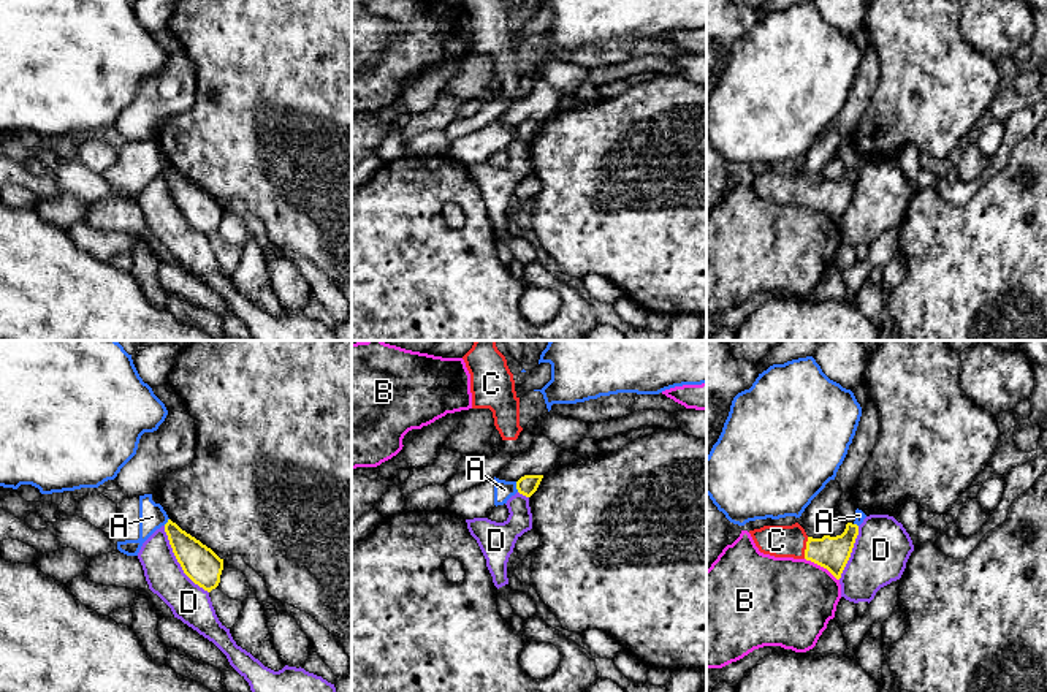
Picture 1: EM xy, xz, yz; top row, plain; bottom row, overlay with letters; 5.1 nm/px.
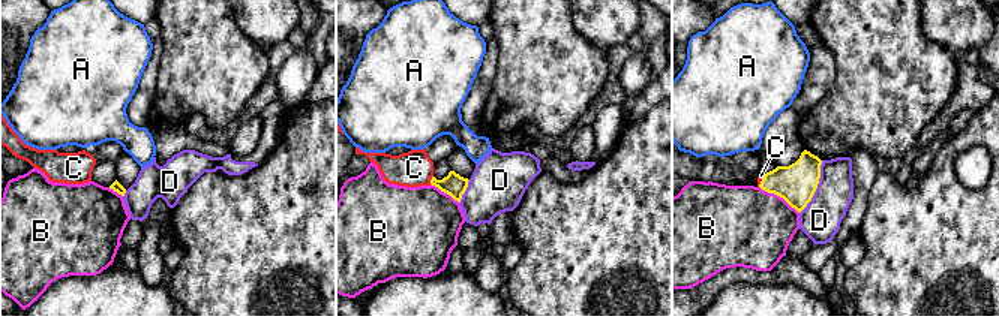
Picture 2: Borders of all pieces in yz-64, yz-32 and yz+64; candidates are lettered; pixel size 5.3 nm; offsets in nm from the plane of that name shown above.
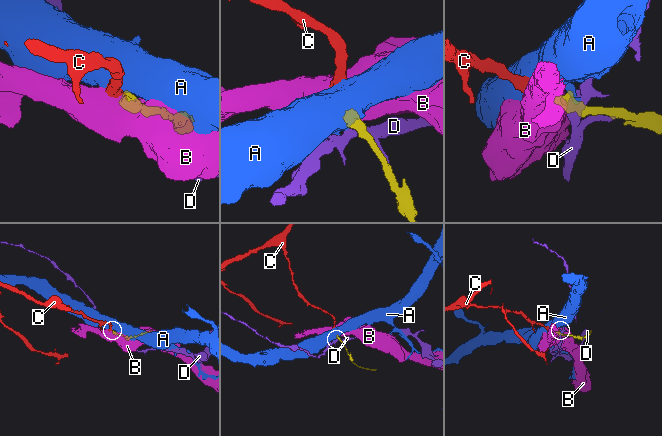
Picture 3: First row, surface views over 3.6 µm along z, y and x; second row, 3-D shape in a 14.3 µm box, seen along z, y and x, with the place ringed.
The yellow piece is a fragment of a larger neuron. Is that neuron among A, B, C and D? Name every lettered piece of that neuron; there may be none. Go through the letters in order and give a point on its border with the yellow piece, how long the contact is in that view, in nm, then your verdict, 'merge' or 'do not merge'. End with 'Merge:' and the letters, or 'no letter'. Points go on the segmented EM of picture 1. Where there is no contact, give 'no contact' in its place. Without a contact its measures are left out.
A: meets yellow in xz at (517, 486); contact 60 nm long; do not merge
B: meets yellow in yz at (822, 566); contact 200 nm long; do not merge
C: meets yellow in yz at (807, 548); contact 110 nm long; merge
D: meets yellow in xy at (178, 561); contact 420 nm long; do not merge
Merge: C

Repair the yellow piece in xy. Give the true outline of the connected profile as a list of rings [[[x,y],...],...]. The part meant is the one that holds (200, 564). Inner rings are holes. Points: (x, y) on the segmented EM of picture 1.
[[[171,519],[165,524],[165,532],[184,573],[204,591],[215,589],[220,583],[223,559]]]

